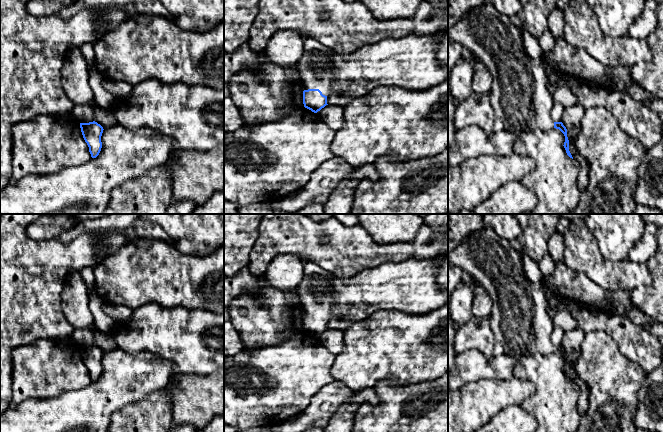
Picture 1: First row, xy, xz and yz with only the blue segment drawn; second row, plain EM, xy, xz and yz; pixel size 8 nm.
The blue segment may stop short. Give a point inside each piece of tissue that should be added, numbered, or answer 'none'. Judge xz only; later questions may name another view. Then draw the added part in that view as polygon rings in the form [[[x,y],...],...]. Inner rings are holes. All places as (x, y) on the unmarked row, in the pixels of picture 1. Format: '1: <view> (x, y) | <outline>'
1: xz (315, 291) | [[[304,260],[304,276],[296,287],[303,314],[319,313],[323,319],[329,320],[333,304],[333,278],[334,275],[317,262]]]

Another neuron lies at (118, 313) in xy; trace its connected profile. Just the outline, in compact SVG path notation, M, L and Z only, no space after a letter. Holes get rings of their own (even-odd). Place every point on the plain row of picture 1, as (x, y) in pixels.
M103 303L102 310L115 322L115 324L127 321L133 312L130 308L124 305L109 303Z

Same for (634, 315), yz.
M631 308L626 312L626 319L636 326L643 327L646 324L657 323L649 316L645 315L639 308Z

